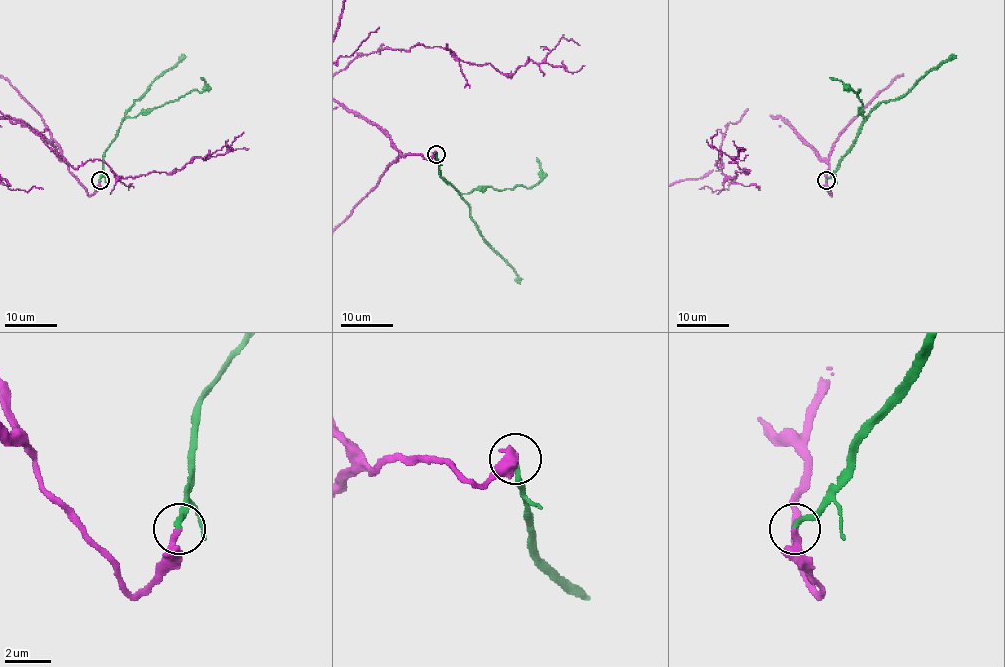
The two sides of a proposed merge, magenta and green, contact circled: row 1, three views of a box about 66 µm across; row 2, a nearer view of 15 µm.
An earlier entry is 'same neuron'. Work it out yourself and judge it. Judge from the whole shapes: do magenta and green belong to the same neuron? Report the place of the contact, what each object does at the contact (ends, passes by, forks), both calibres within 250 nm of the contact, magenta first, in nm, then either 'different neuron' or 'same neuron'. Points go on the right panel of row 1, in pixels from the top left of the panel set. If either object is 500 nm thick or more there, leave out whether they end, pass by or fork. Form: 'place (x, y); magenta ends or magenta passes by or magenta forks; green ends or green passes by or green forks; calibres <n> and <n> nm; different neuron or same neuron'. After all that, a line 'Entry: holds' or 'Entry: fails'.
place (826, 180); magenta ends; green ends; calibres 280 and 220 nm; same neuron
Entry: holds

